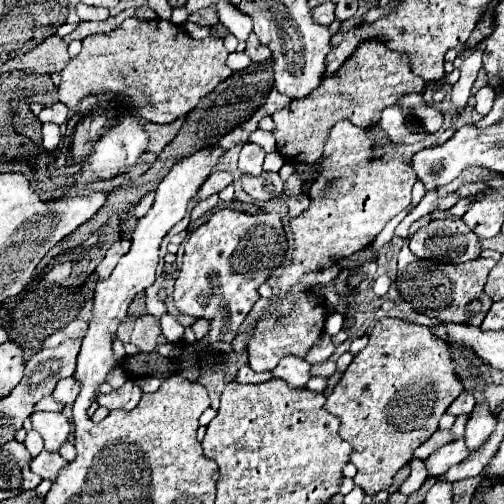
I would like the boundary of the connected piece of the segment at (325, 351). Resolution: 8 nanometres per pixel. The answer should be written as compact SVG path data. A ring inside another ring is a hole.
M323 332L316 341L315 346L311 348L311 352L307 354L305 360L307 360L309 364L325 362L325 360L329 360L329 356L333 354L333 350L335 350L335 346L333 346L332 337L326 332Z

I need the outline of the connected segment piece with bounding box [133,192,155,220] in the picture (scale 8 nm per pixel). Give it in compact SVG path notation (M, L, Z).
M149 192L149 194L135 206L133 212L135 212L135 218L137 218L137 220L149 212L149 208L153 206L153 200L155 200L155 192Z

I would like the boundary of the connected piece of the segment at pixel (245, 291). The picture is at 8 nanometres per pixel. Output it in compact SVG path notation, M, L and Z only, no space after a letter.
M217 210L203 226L193 230L185 242L185 256L183 256L183 268L179 272L179 278L175 282L175 306L183 314L191 314L195 318L207 318L211 320L209 334L195 342L189 350L199 352L203 346L225 340L233 342L237 336L237 328L243 324L245 316L253 308L253 304L259 300L257 288L271 276L271 272L283 262L287 252L287 240L285 230L281 224L281 218L277 213L241 214L235 210Z

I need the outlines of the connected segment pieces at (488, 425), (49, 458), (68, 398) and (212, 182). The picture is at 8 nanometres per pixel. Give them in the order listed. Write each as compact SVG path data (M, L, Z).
M475 404L473 412L469 414L467 428L465 428L465 442L469 450L477 450L495 430L497 418L489 410L487 404Z
M43 450L37 458L33 458L31 470L33 470L35 474L39 474L41 478L47 478L47 480L55 482L57 476L59 476L59 470L65 468L65 464L67 464L67 460L61 458L57 452L47 452L47 450Z
M69 376L69 378L63 378L63 380L57 382L57 388L55 388L53 396L55 396L57 402L61 402L65 406L65 404L73 404L75 402L79 390L81 390L79 382L73 376Z
M215 172L215 174L211 174L207 180L205 180L205 184L201 186L201 190L197 192L197 196L189 202L189 210L195 206L195 200L205 200L205 198L209 198L211 194L219 194L225 186L229 186L233 182L233 176L229 174L229 172Z

